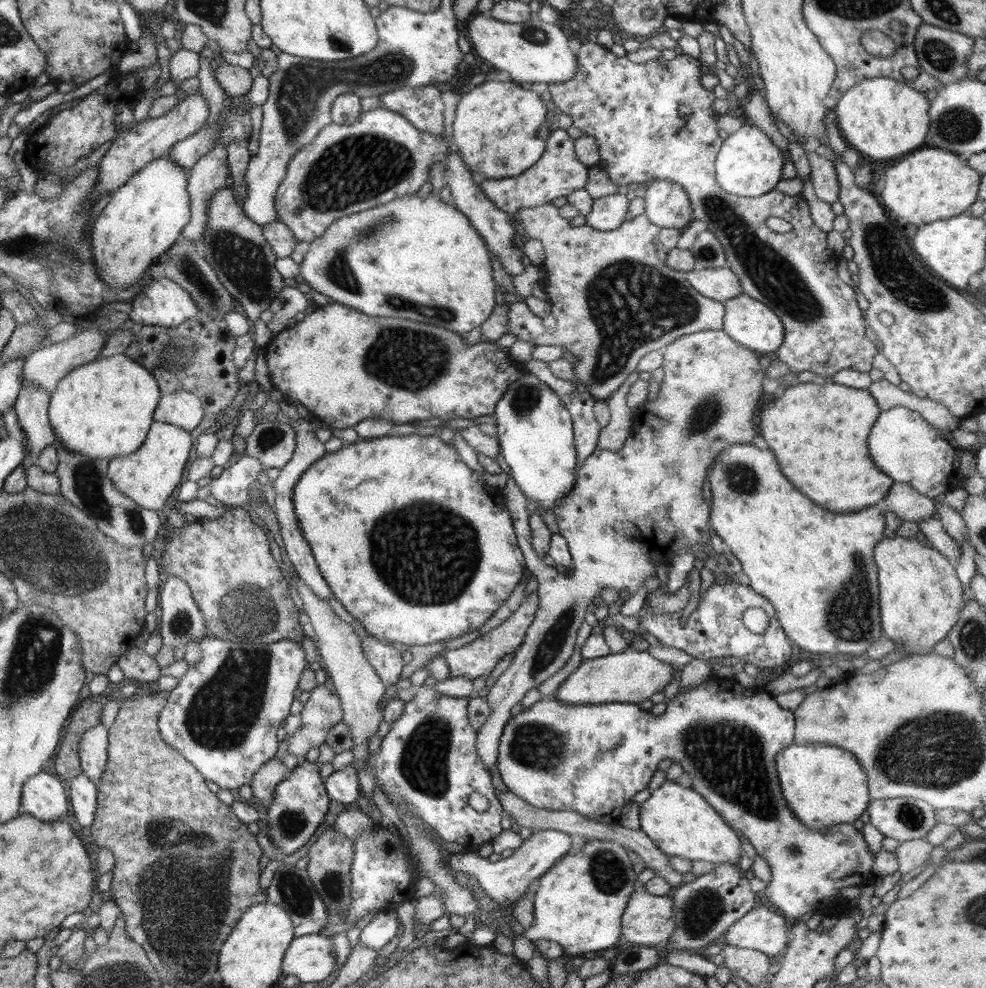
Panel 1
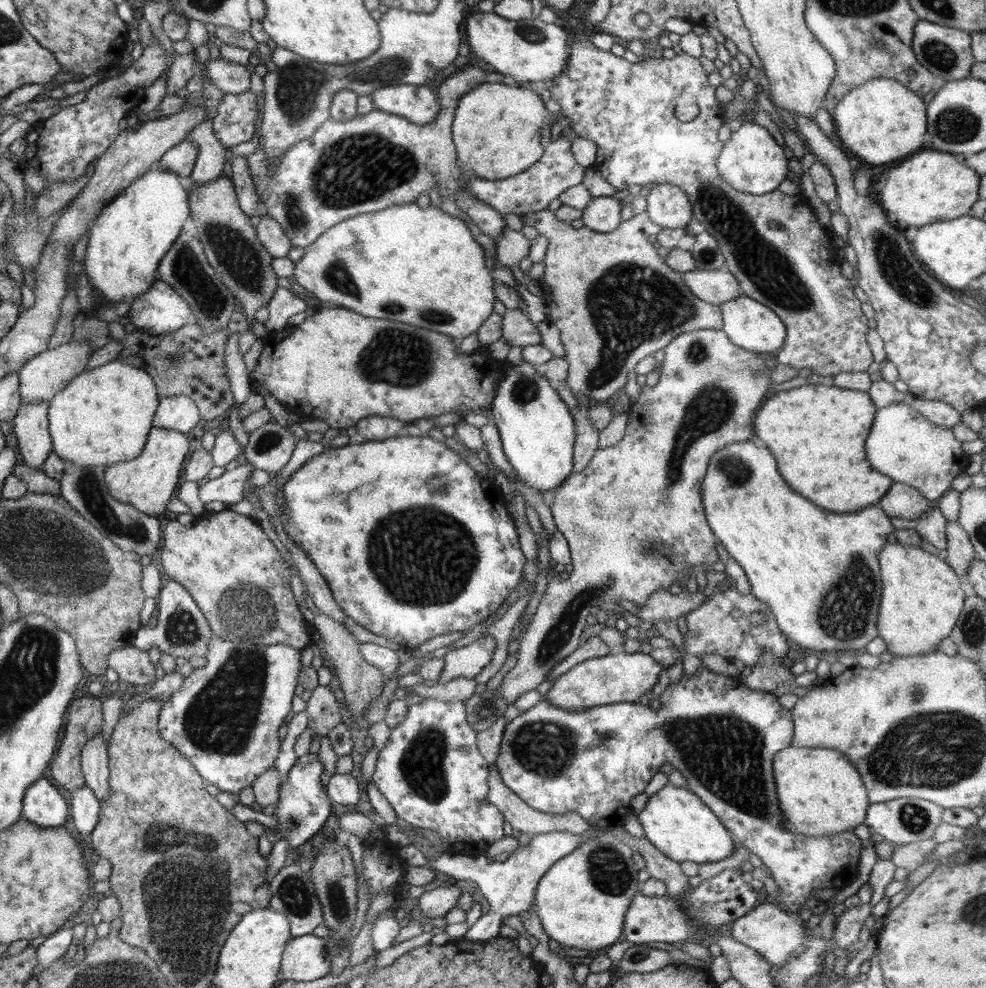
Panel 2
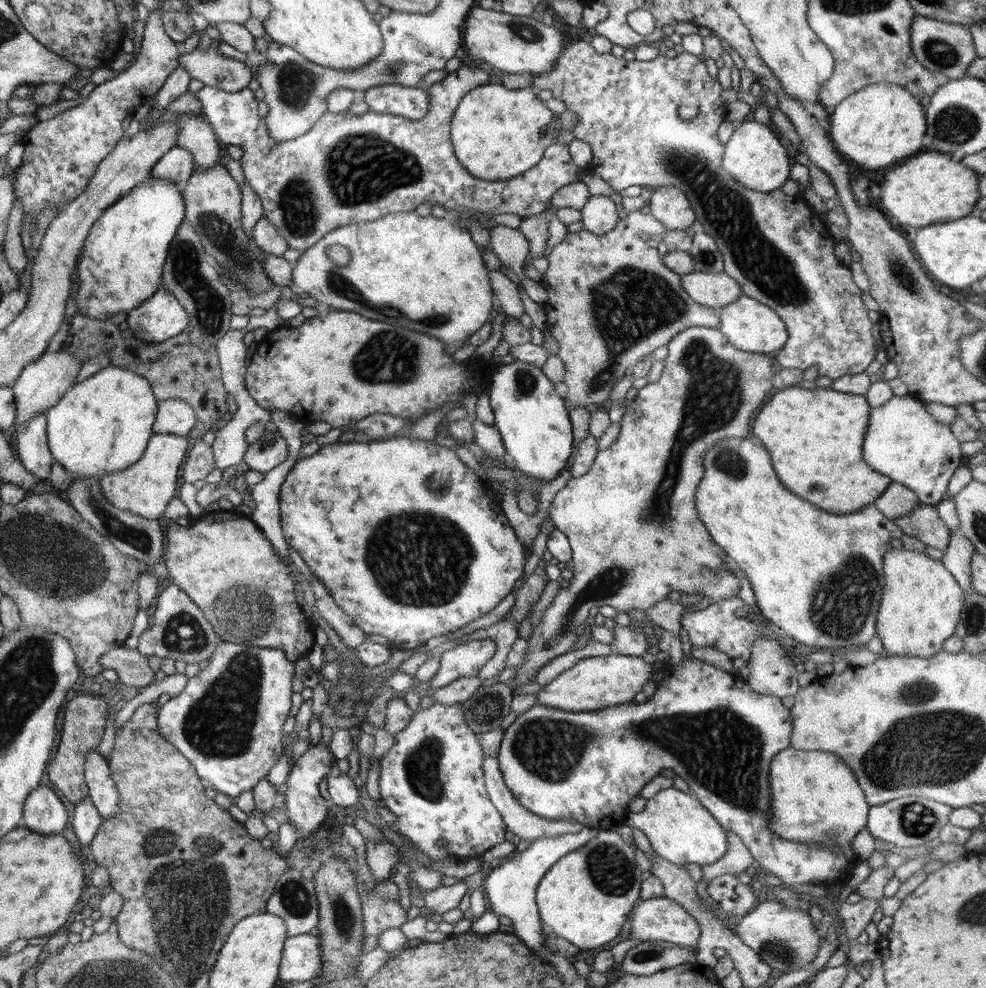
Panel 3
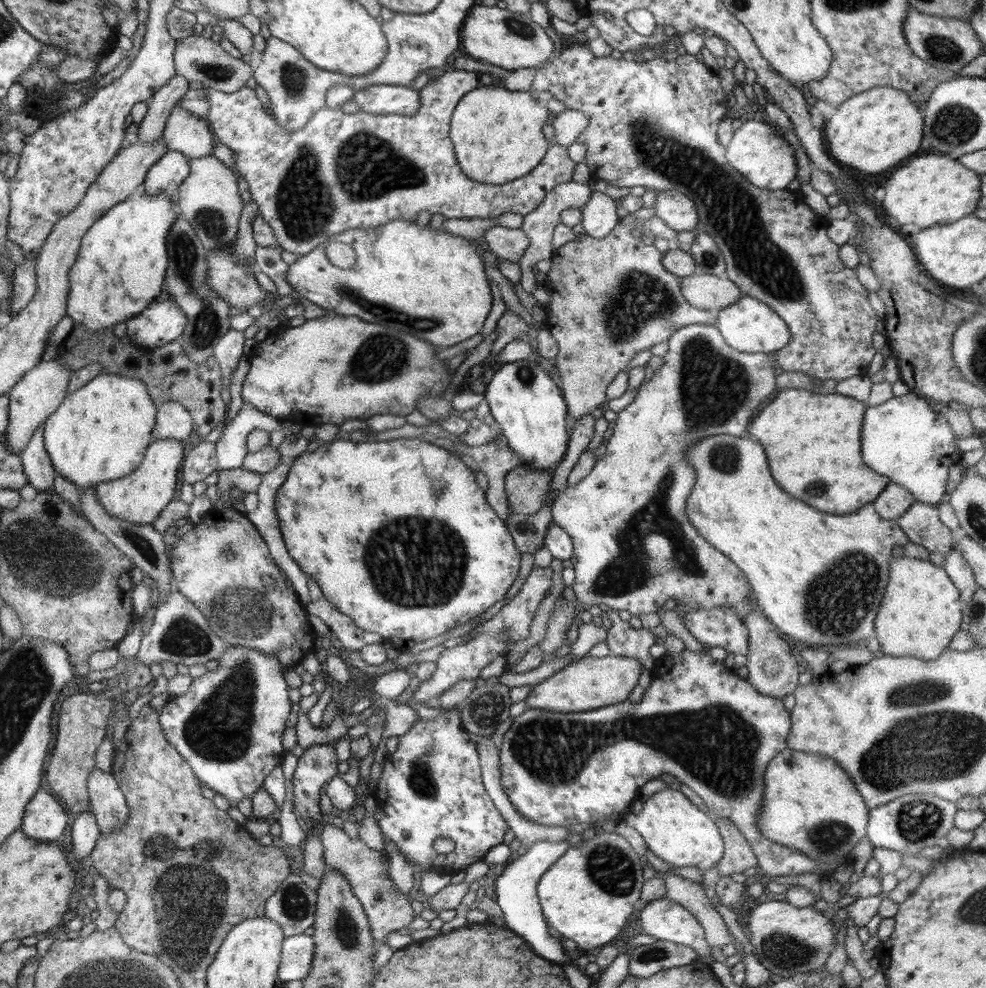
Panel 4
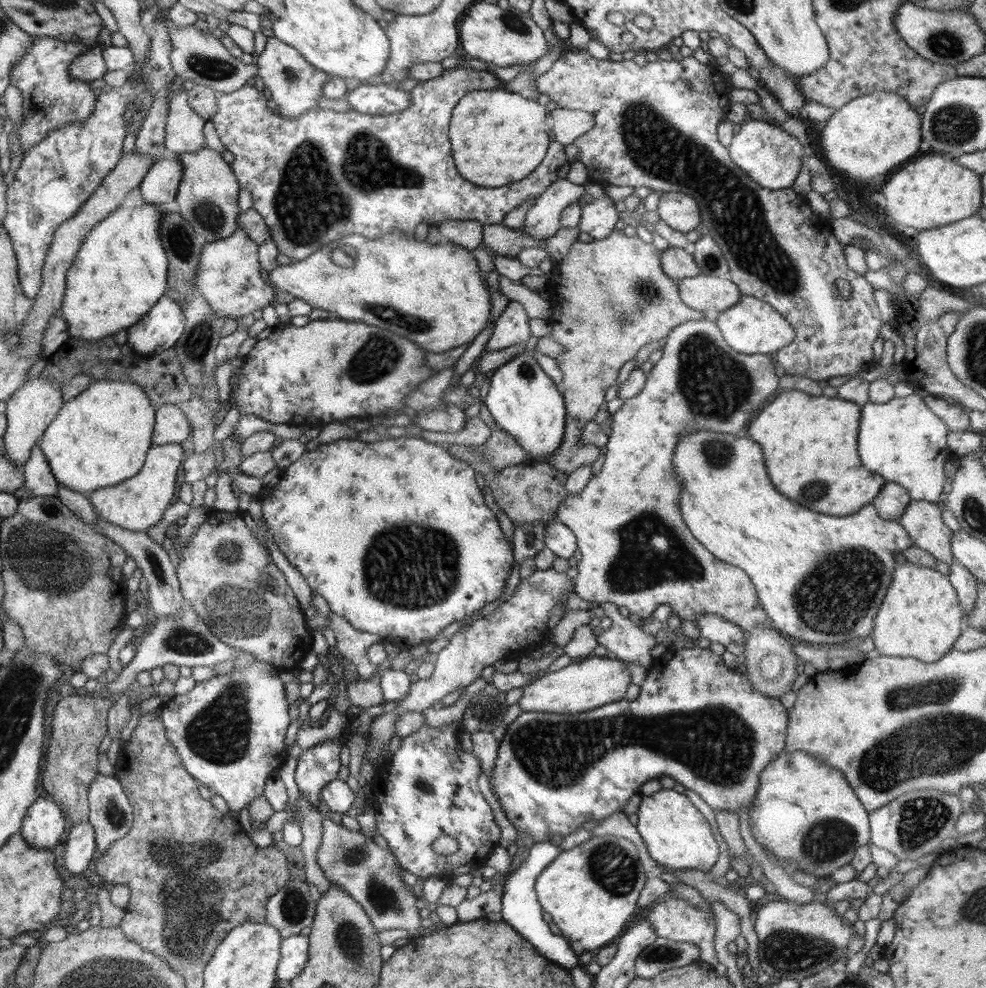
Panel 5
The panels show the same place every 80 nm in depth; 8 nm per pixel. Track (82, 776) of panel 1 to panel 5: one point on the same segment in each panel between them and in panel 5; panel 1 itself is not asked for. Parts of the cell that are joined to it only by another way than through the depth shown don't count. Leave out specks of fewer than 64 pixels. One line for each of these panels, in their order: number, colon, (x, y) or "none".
2: (85, 810)
3: (86, 821)
4: (85, 832)
5: (80, 847)

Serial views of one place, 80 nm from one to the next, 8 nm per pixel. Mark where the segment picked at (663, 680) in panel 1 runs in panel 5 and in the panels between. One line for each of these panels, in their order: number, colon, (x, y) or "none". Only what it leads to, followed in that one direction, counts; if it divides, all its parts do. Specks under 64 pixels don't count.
2: (624, 677)
3: (593, 683)
4: (591, 682)
5: (585, 684)

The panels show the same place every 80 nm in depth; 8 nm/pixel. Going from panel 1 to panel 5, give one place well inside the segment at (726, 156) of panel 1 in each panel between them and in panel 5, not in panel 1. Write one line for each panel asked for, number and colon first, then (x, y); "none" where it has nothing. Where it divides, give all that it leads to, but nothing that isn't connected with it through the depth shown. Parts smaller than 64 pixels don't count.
2: (751, 161)
3: (754, 156)
4: (764, 158)
5: (771, 156)

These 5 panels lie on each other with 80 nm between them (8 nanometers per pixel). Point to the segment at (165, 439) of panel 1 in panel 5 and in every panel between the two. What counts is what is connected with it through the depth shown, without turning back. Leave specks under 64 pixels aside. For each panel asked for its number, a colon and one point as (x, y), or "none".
2: (147, 483)
3: (145, 488)
4: (139, 497)
5: (138, 503)

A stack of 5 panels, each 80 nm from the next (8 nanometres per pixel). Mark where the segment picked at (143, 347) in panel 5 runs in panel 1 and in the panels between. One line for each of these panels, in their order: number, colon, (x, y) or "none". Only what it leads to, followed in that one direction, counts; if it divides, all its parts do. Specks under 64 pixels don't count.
1: (162, 303)
2: (160, 310)
3: (161, 316)
4: (162, 321)

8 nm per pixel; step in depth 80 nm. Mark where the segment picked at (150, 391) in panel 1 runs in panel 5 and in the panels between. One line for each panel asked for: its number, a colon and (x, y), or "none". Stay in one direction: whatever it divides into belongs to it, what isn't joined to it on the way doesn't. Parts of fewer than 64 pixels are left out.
2: (104, 415)
3: (102, 424)
4: (100, 432)
5: (98, 439)

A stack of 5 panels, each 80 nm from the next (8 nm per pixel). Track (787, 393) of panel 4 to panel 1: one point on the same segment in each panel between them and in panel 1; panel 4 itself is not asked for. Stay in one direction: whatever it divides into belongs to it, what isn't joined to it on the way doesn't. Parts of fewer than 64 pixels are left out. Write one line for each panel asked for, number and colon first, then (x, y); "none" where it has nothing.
1: (818, 433)
2: (816, 432)
3: (816, 444)

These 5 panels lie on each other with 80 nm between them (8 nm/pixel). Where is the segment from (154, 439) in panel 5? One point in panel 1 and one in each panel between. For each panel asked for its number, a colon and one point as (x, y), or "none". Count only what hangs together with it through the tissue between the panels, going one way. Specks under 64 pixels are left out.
1: (183, 409)
2: (178, 412)
3: (174, 416)
4: (172, 420)

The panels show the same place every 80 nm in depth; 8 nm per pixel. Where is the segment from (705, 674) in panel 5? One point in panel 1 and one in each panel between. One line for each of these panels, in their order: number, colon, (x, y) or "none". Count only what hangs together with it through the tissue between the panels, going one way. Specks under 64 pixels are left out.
1: (591, 759)
2: (722, 737)
3: (708, 725)
4: (700, 721)

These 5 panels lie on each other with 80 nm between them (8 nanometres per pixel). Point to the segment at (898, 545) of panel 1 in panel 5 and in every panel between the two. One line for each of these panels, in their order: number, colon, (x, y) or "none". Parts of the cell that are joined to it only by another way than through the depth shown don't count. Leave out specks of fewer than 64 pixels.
2: (922, 599)
3: (922, 602)
4: (922, 610)
5: (921, 617)

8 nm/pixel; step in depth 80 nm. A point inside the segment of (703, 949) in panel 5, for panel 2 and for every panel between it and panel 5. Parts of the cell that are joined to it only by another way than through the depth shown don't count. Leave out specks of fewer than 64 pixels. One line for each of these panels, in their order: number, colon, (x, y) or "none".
2: (655, 920)
3: (661, 918)
4: (664, 919)

